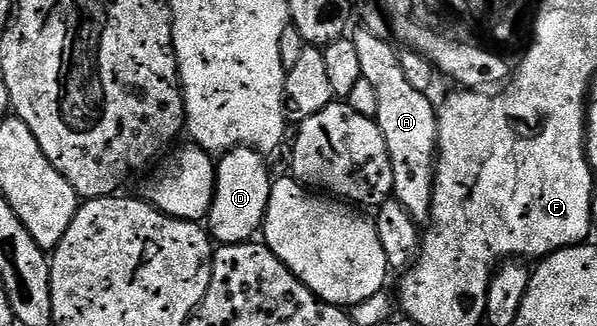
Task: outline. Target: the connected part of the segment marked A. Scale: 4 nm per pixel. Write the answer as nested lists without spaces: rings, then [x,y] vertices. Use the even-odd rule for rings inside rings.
[[[358,28],[352,34],[363,77],[379,98],[379,111],[375,118],[383,143],[387,143],[387,155],[391,159],[393,196],[418,223],[428,222],[433,209],[433,171],[437,163],[437,111],[438,106],[421,89],[409,82],[397,53],[389,41],[375,39],[367,31]]]

